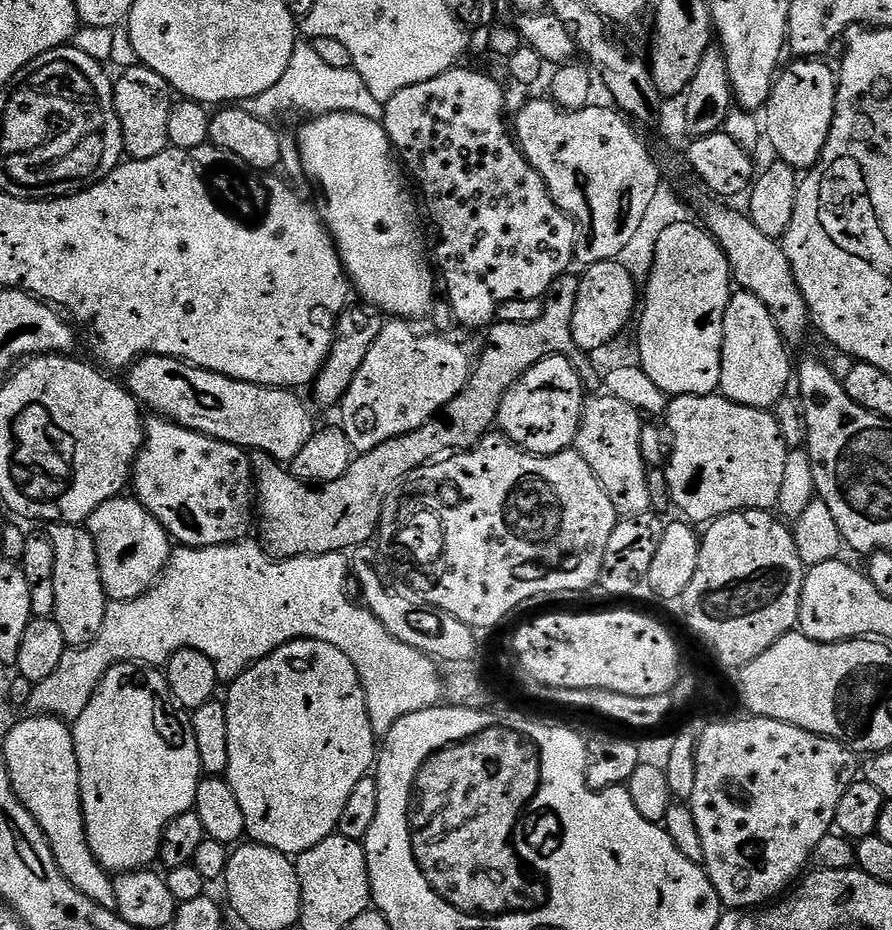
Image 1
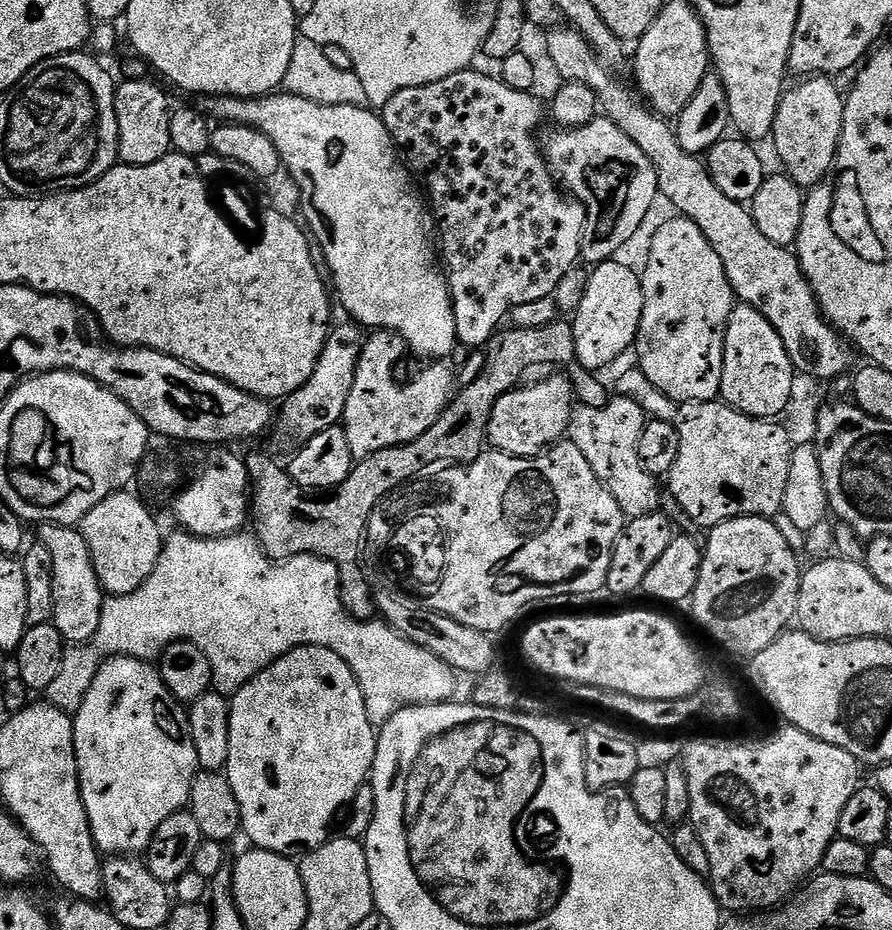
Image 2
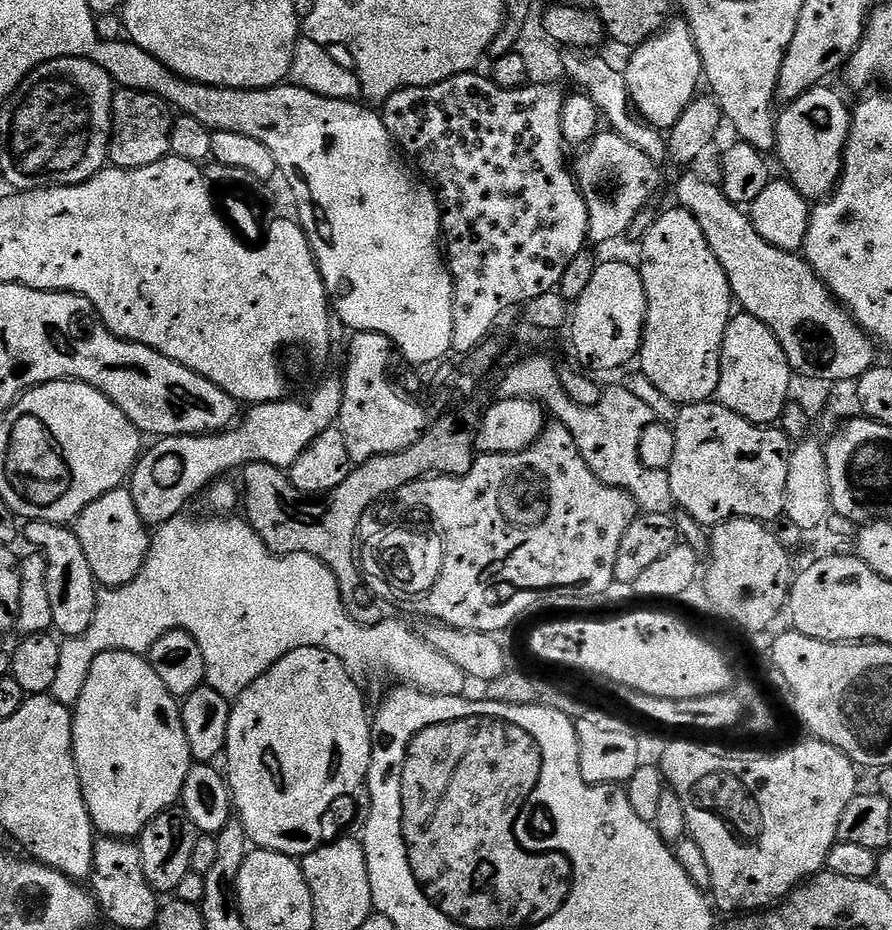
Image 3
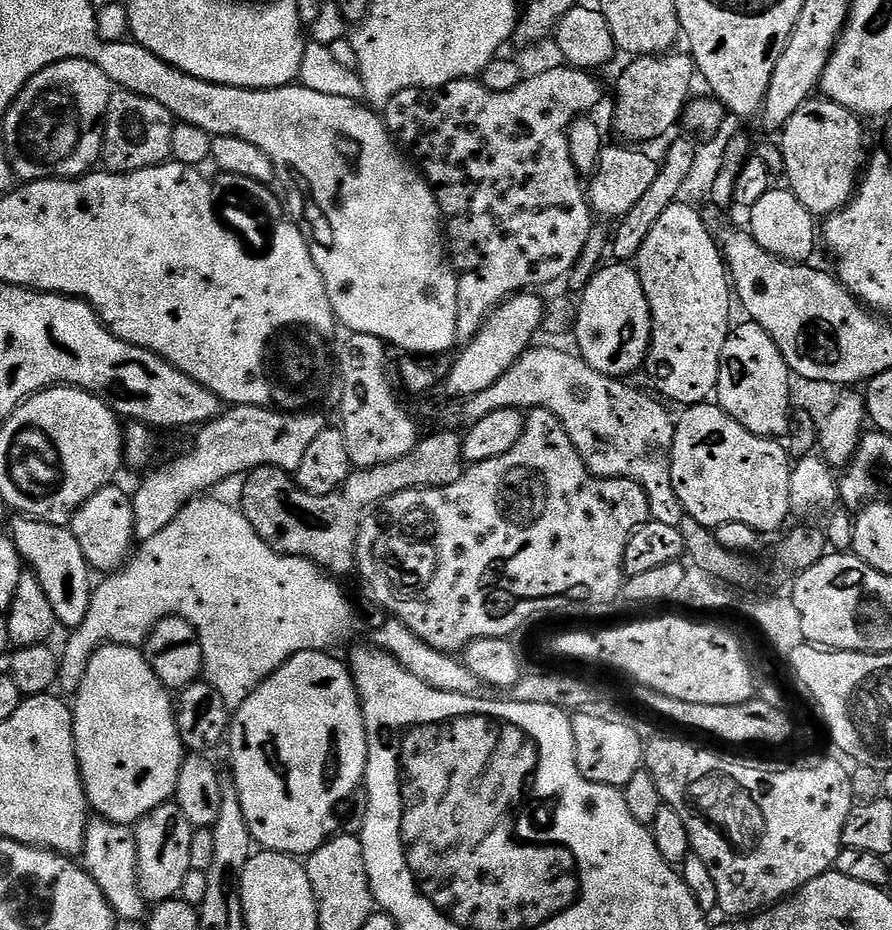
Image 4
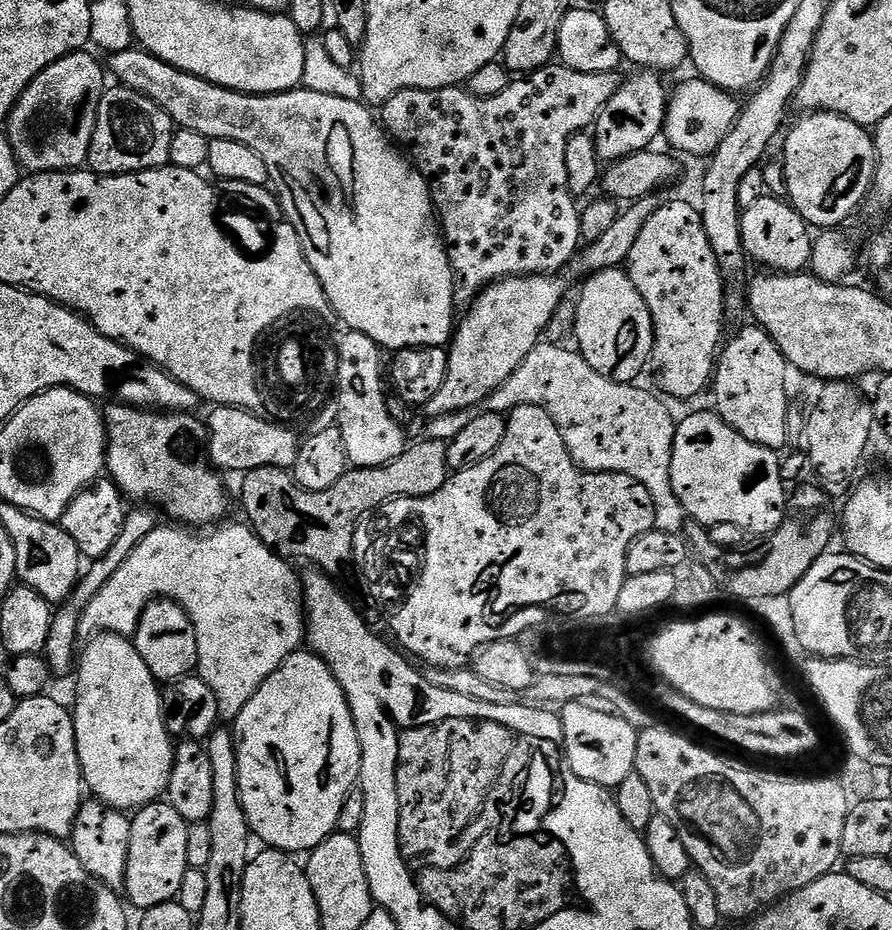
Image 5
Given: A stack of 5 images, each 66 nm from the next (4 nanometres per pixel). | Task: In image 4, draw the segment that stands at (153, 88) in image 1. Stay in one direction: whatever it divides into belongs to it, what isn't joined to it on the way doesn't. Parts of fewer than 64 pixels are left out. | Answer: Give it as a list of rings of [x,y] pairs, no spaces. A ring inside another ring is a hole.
[[[113,91],[108,109],[104,115],[104,150],[102,164],[110,172],[137,172],[143,168],[152,168],[156,164],[165,163],[171,157],[170,134],[174,117],[166,110],[166,106],[158,106],[150,98],[142,98],[133,92]]]

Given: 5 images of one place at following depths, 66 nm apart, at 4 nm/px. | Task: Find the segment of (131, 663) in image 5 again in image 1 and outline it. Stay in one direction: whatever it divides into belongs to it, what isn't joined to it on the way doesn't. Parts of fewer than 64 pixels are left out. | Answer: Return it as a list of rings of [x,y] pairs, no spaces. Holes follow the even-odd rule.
[[[116,664],[102,678],[71,730],[80,767],[80,801],[90,850],[110,874],[139,872],[155,865],[166,826],[178,814],[195,809],[202,779],[189,709],[173,702],[168,677],[159,667]]]

